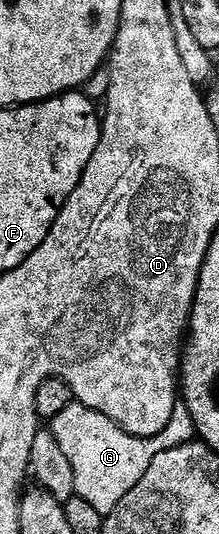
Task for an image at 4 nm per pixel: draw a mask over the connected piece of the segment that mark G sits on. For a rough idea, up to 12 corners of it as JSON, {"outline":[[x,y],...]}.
{"outline":[[76,401],[51,420],[76,495],[104,516],[159,453],[192,443],[183,401],[135,437]]}

